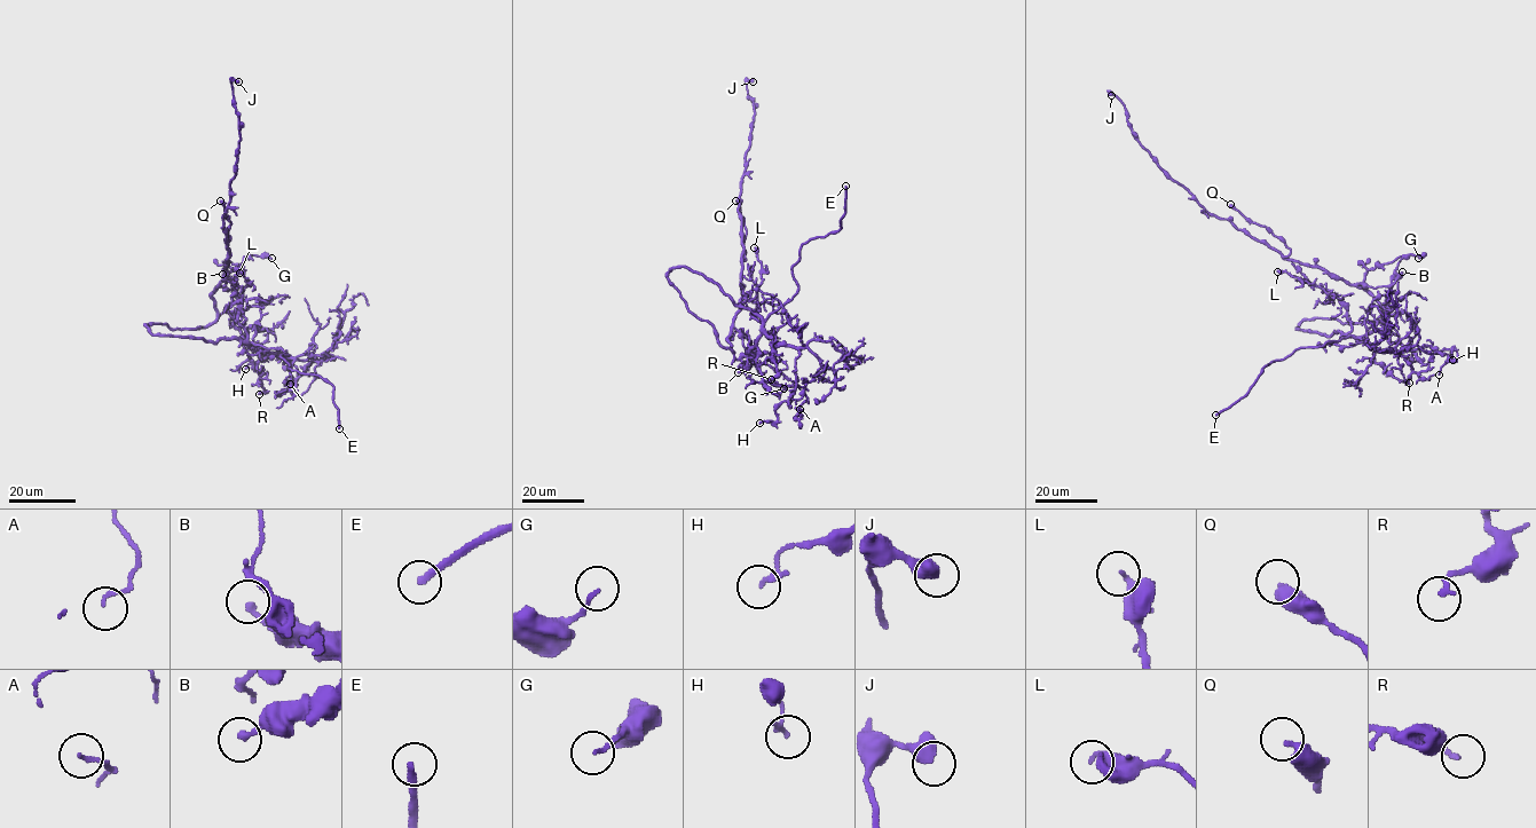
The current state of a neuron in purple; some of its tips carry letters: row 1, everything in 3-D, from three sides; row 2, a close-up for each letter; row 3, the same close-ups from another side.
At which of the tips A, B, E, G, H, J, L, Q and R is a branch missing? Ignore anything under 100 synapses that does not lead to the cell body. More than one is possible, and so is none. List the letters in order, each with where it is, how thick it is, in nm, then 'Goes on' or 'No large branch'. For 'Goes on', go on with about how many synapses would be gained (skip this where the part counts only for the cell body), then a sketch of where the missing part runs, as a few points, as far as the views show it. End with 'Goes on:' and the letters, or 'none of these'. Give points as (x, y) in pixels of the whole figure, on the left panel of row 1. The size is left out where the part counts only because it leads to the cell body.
A: Place: (290, 384). Thickness 130 nm. No large branch
B: Place: (222, 274). Thickness 240 nm. No large branch
E: Place: (339, 428). Thickness 240 nm. Goes on. Course of what is missing: (339, 428), (339, 449), (348, 459), (383, 466), (388, 497)
G: Place: (272, 258). Thickness 130 nm. No large branch
H: Place: (245, 369). Thickness 190 nm. No large branch
J: Place: (238, 81). Thickness 550 nm. No large branch
L: Place: (239, 273). Thickness 260 nm. No large branch
Q: Place: (220, 200). Thickness 400 nm. No large branch
R: Place: (259, 394). Thickness 180 nm. No large branch
Goes on: E

